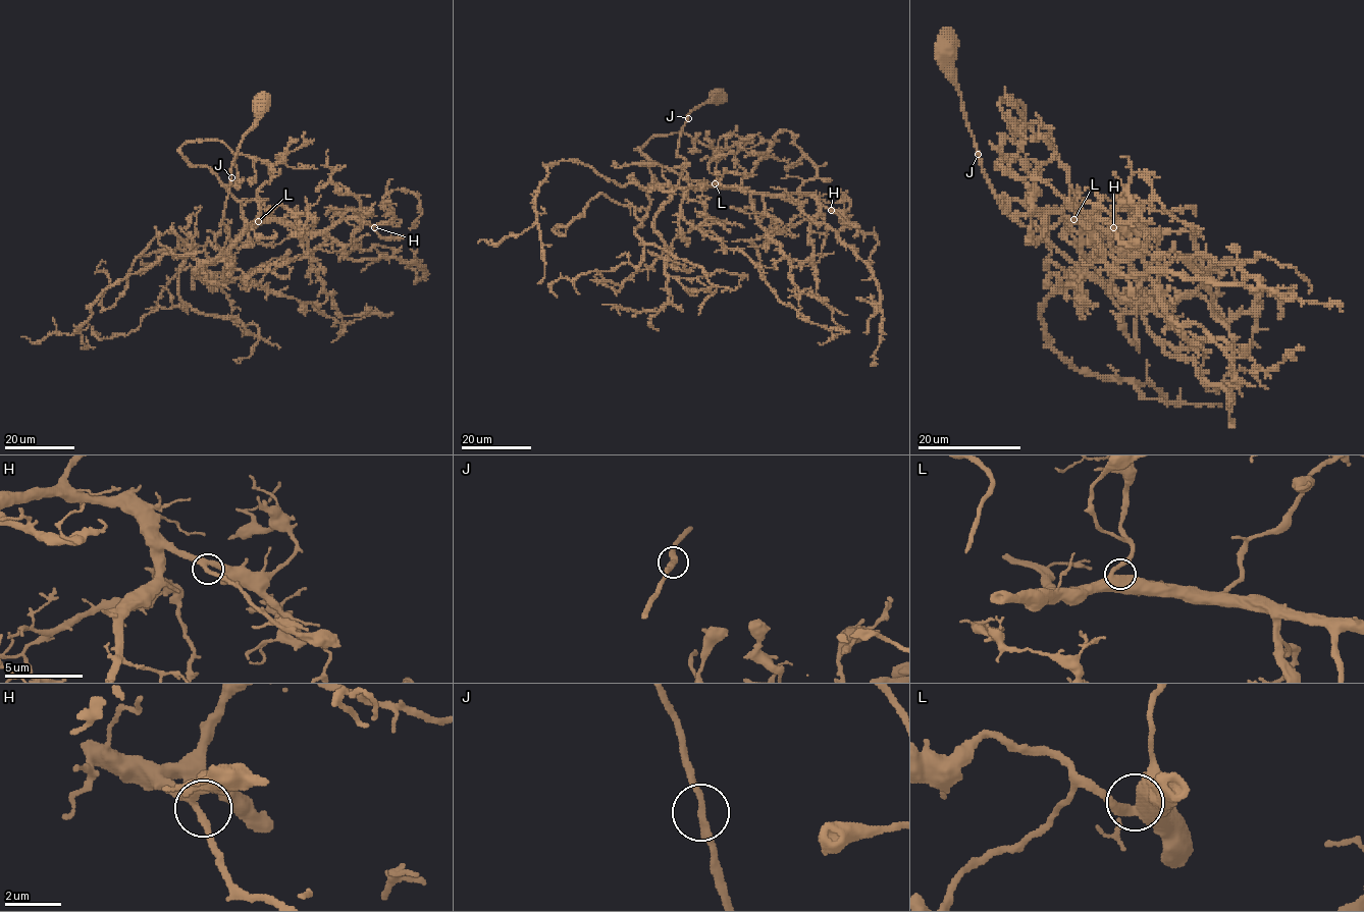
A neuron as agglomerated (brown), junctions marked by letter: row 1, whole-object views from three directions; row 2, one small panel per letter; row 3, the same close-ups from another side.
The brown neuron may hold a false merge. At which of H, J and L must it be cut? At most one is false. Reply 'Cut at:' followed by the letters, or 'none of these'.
Cut at: none of these

